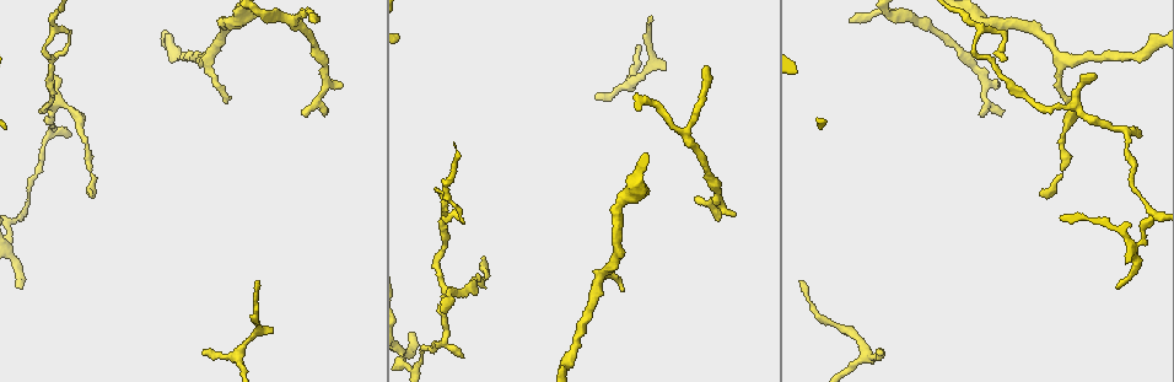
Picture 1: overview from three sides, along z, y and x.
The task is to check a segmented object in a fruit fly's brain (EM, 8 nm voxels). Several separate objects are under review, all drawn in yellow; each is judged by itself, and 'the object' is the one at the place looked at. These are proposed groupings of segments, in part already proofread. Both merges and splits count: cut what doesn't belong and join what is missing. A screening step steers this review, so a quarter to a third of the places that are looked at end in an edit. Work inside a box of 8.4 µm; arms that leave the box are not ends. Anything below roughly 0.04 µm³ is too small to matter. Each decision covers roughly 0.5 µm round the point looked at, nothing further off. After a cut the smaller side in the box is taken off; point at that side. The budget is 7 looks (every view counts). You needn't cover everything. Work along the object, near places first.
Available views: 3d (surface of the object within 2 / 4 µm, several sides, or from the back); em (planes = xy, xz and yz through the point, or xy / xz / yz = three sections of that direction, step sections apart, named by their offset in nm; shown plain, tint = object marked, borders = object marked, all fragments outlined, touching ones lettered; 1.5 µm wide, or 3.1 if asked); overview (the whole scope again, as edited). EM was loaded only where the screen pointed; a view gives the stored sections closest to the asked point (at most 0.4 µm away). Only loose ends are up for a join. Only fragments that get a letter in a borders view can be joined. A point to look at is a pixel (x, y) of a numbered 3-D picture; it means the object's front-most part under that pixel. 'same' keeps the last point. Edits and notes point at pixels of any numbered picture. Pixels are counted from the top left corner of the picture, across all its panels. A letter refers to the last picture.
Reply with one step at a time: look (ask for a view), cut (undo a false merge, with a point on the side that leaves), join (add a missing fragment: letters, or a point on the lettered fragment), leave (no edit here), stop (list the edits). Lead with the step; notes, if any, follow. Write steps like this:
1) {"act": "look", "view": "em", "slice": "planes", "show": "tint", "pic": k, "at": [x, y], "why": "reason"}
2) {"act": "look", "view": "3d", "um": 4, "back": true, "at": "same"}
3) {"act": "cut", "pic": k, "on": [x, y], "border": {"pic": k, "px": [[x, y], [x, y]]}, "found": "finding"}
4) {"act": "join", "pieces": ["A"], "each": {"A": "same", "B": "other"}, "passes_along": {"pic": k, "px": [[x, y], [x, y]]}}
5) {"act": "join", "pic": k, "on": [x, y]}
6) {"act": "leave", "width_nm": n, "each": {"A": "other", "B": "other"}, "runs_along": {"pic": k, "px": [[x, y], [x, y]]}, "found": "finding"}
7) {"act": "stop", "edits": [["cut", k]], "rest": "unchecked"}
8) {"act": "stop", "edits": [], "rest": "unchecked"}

{"act": "look", "view": "em", "slice": "planes", "show": "borders", "pic": 1, "at": [1042, 193], "why": "free end"}

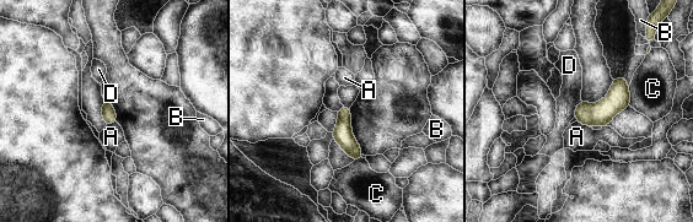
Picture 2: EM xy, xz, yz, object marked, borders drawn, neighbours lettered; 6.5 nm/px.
{"act": "leave", "longest_contact_nm": ["C", 130], "each": {"A": "other", "B": "other", "C": "other", "D": "other"}, "found": "none of them fits"}

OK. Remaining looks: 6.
{"act": "look", "view": "3d", "um": 4, "pic": 1, "at": [1139, 134], "why": "tapers out"}

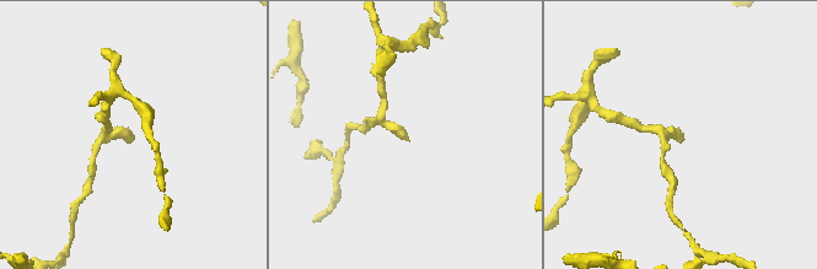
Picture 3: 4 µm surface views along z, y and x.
{"act": "look", "view": "em", "slice": "planes", "show": "borders", "pic": 3, "at": [132, 140], "why": "need the tissue"}

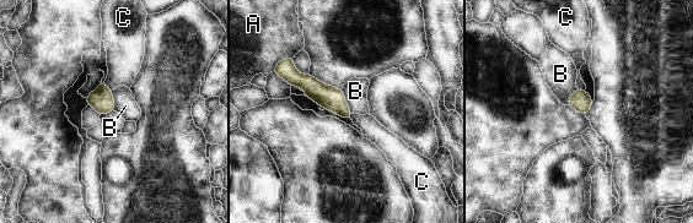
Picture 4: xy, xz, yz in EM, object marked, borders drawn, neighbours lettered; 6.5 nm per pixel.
{"act": "leave", "each": {"A": "other", "B": "other", "C": "other"}, "border": {"pic": 4, "px": [[340, 90], [352, 113]]}, "found": "none of them fits"}

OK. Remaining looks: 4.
{"act": "look", "view": "3d", "um": 4, "back": true, "pic": 1, "at": [732, 212], "why": "thin end"}

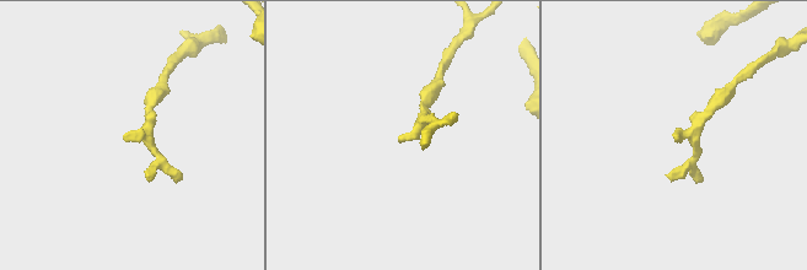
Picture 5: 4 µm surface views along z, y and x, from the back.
{"act": "look", "view": "em", "slice": "planes", "show": "borders", "pic": 5, "at": [127, 140], "why": "now the EM"}

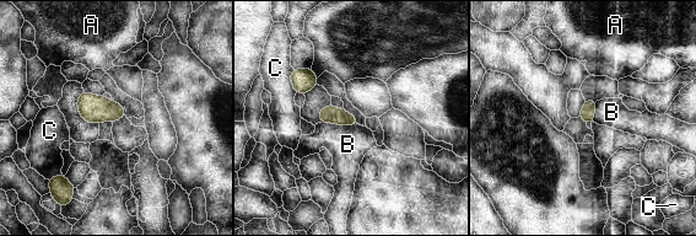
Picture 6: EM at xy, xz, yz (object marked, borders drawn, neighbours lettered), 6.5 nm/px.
{"act": "join", "pieces": ["B"], "each": {"A": "other", "B": "same", "C": "other"}, "passes_along": {"pic": 6, "px": [[328, 114], [339, 124], [348, 144]]}, "found": "the cell continues"}

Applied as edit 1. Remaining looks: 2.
{"act": "stop", "edits": [["join", 6]], "rest": "unchecked"}

